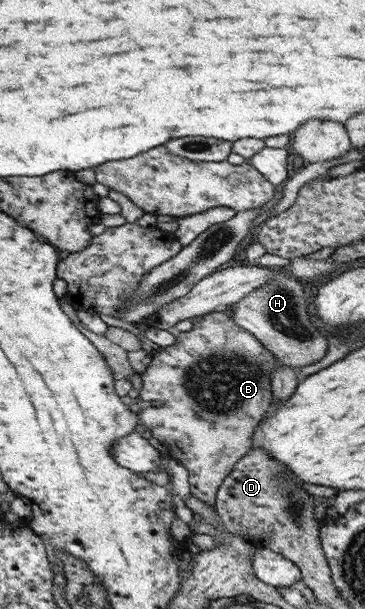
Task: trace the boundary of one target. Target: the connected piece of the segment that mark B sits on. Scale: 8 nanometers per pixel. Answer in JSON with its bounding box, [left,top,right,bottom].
[139,308,281,507]

